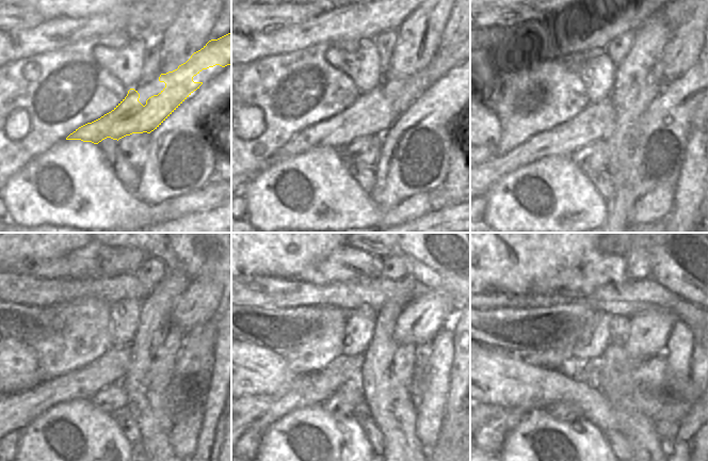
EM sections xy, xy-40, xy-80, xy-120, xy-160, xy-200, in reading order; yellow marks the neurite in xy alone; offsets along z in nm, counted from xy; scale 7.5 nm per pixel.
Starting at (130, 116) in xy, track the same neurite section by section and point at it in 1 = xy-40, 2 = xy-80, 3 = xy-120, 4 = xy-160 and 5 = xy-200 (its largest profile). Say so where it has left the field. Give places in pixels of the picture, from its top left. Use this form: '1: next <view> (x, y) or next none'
1: next xy-40 (366, 116)
2: next xy-80 (597, 122)
3: next xy-120 (14, 411)
4: next xy-160 (314, 388)
5: next xy-200 (492, 411)

